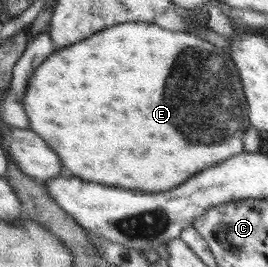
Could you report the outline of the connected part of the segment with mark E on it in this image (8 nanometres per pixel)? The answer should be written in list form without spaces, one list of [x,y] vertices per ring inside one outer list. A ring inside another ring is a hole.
[[[146,22],[119,23],[92,34],[89,39],[56,50],[32,75],[24,98],[24,110],[29,118],[28,124],[30,124],[28,129],[38,134],[48,146],[54,149],[60,156],[67,174],[104,186],[114,185],[114,187],[134,191],[162,192],[175,189],[194,175],[200,174],[204,169],[214,167],[216,163],[220,163],[232,155],[242,154],[242,151],[245,151],[244,144],[242,144],[244,132],[251,126],[239,72],[226,51],[200,39],[194,32],[172,31]]]

